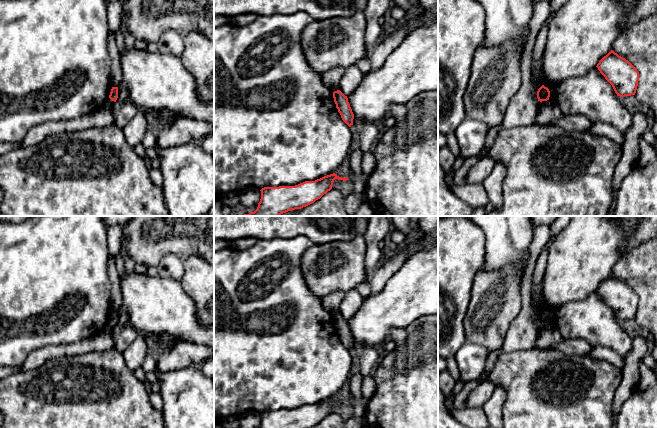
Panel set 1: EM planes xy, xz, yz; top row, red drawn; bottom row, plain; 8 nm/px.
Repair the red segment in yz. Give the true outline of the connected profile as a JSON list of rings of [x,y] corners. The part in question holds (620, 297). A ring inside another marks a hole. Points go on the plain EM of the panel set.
[[[611,274],[599,285],[596,291],[612,309],[617,320],[635,319],[639,296],[628,284]]]

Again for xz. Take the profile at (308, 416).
[[[335,397],[295,410],[264,411],[258,428],[312,428],[332,413],[335,403],[346,405]]]

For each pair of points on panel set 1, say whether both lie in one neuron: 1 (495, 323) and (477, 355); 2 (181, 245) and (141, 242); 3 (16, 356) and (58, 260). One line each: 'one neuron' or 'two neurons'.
1: two neurons
2: one neuron
3: one neuron

